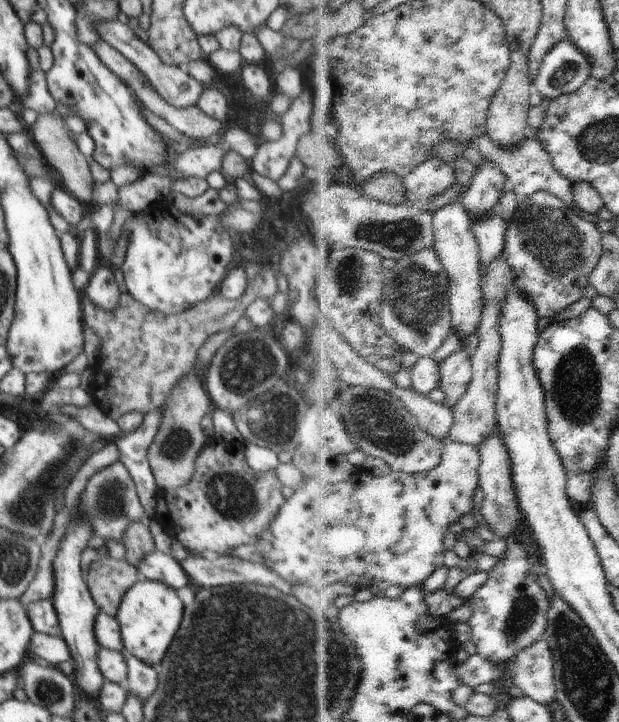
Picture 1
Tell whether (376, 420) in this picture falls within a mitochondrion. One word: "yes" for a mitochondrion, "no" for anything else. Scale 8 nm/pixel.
yes

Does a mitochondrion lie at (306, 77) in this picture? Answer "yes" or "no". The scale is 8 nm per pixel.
no

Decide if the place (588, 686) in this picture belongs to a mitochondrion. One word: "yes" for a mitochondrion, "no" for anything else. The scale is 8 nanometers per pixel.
yes

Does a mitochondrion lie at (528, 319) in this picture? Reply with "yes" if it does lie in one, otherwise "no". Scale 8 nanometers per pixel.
no

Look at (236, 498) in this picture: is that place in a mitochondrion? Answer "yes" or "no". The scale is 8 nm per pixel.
yes

